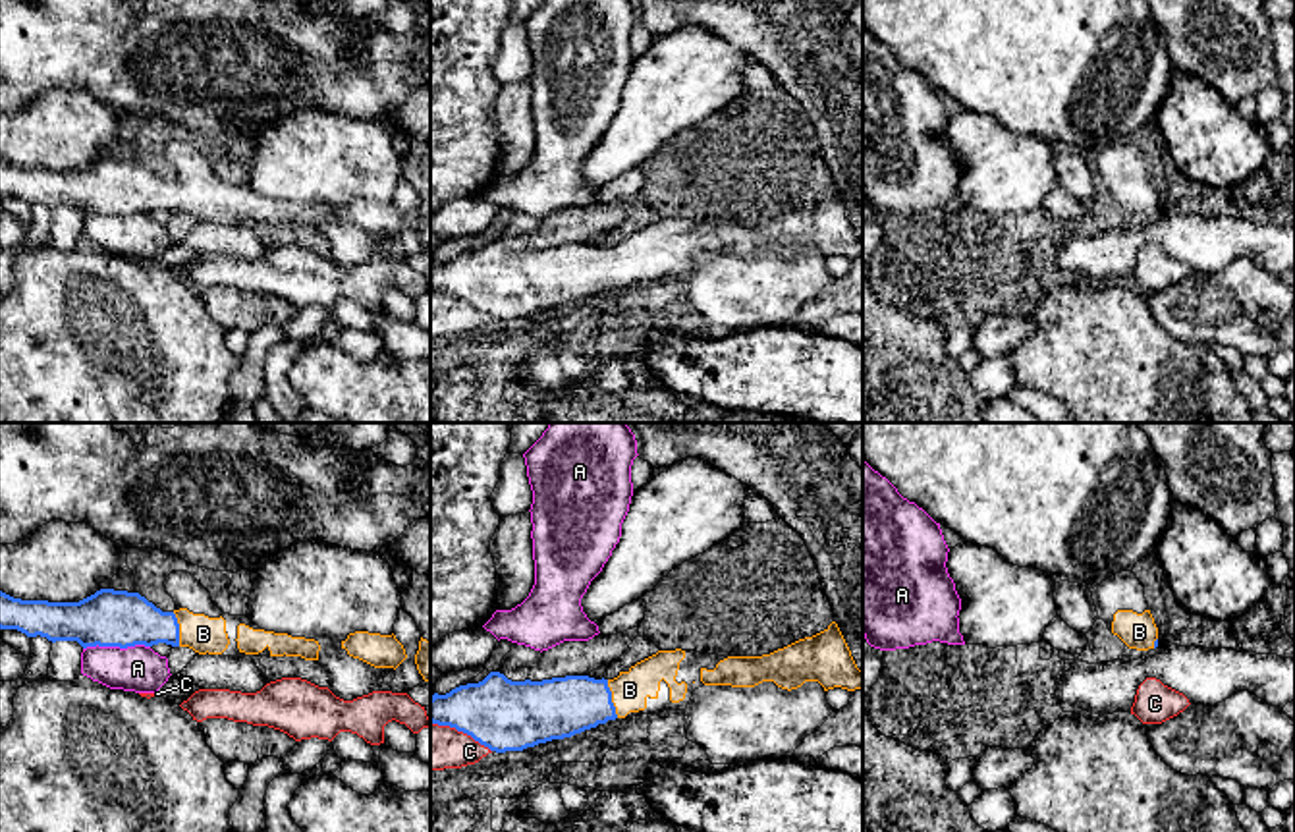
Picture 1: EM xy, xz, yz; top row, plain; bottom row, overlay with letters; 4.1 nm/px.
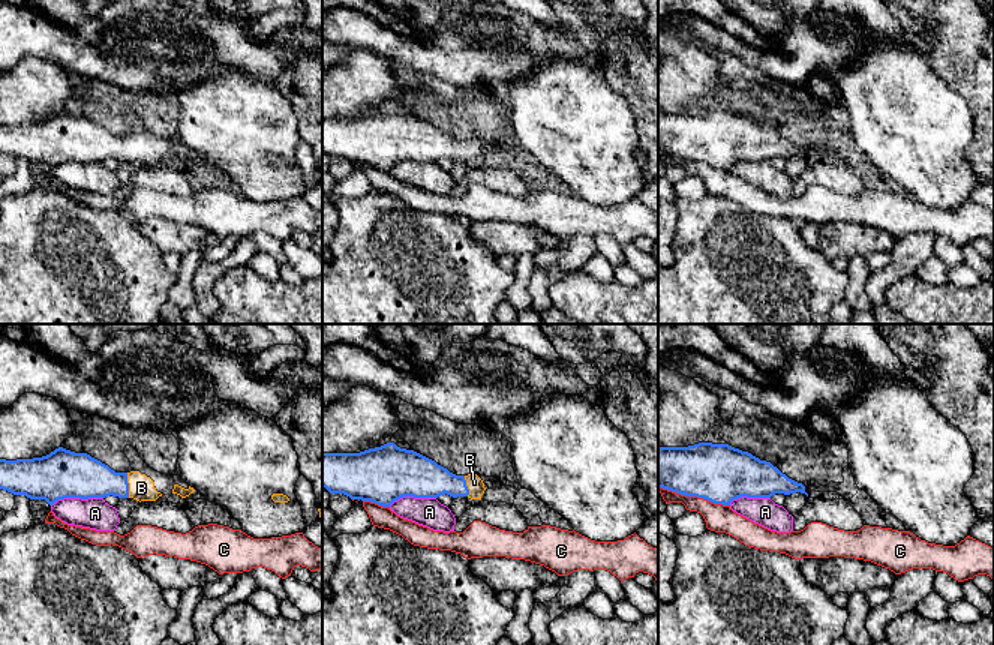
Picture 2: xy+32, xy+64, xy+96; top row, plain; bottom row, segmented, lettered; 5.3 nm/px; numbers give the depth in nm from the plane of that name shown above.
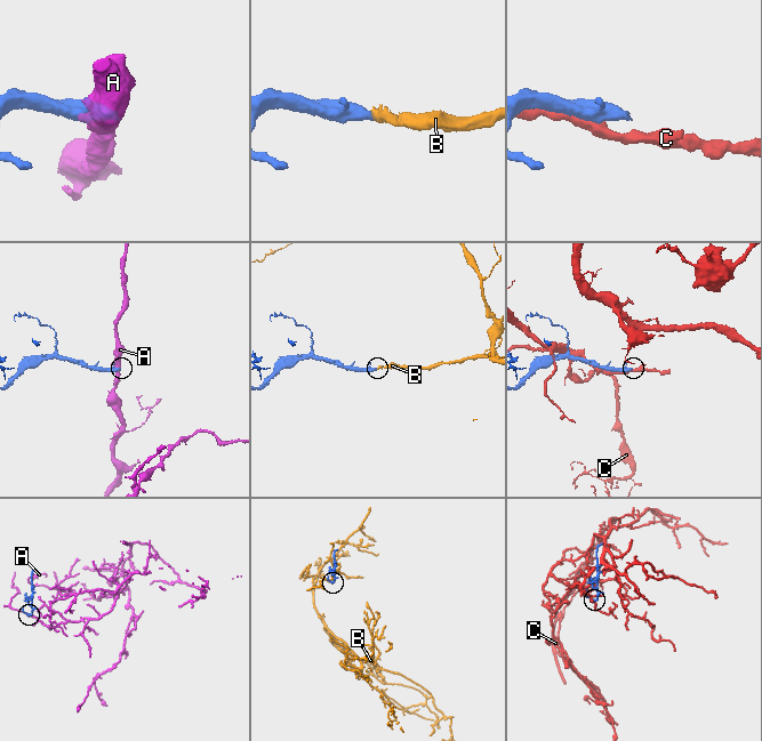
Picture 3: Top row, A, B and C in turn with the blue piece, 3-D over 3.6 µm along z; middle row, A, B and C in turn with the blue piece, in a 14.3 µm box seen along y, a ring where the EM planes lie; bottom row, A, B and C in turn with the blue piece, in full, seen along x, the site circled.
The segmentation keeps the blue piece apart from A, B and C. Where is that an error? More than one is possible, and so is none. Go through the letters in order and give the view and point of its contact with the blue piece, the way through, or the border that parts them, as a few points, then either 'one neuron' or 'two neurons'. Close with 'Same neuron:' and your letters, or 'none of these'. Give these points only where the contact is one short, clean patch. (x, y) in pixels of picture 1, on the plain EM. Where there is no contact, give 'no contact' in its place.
A: meets blue in xy at (116, 213); two neurons
B: meets blue in xz at (610, 267); runs through xz (552, 277), (610, 267), (630, 257); one neuron
C: meets blue in xz at (462, 298); two neurons
Same neuron: B

